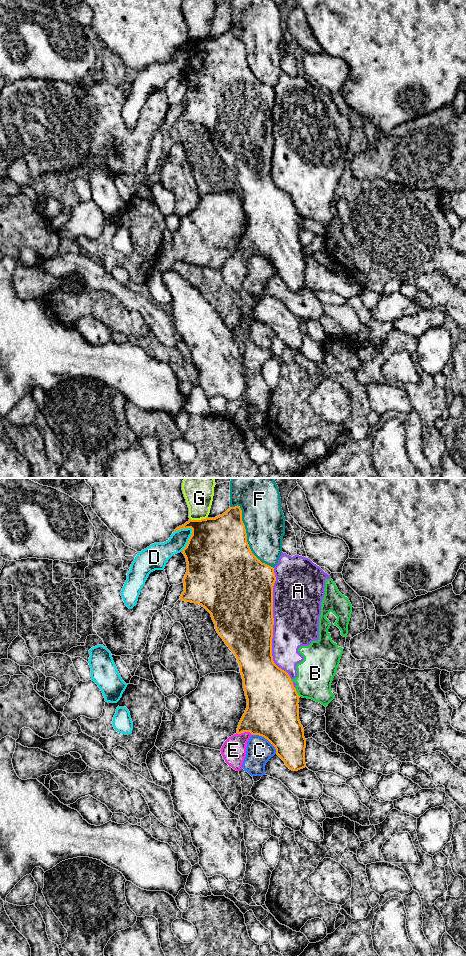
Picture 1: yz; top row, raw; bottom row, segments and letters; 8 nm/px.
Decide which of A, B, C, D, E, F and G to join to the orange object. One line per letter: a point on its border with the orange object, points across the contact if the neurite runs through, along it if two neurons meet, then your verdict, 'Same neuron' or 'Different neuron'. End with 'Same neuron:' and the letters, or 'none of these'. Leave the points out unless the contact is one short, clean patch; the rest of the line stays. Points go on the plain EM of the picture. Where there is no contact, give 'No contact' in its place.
A: Touches orange at yz (273, 144). Different neuron
B: Touches orange at yz (296, 212). Different neuron
C: Touches orange at yz (266, 258). Different neuron
D: Touches orange at yz (189, 59). Different neuron
E: Touches orange at yz (244, 251). Path across: yz (269, 233), (244, 251), (233, 270). Same neuron
F: Touches orange at yz (246, 56). Different neuron
G: Touches orange at yz (198, 40). Different neuron
Same neuron: E

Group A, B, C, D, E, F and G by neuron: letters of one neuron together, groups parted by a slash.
A B / C / D / E / F / G

